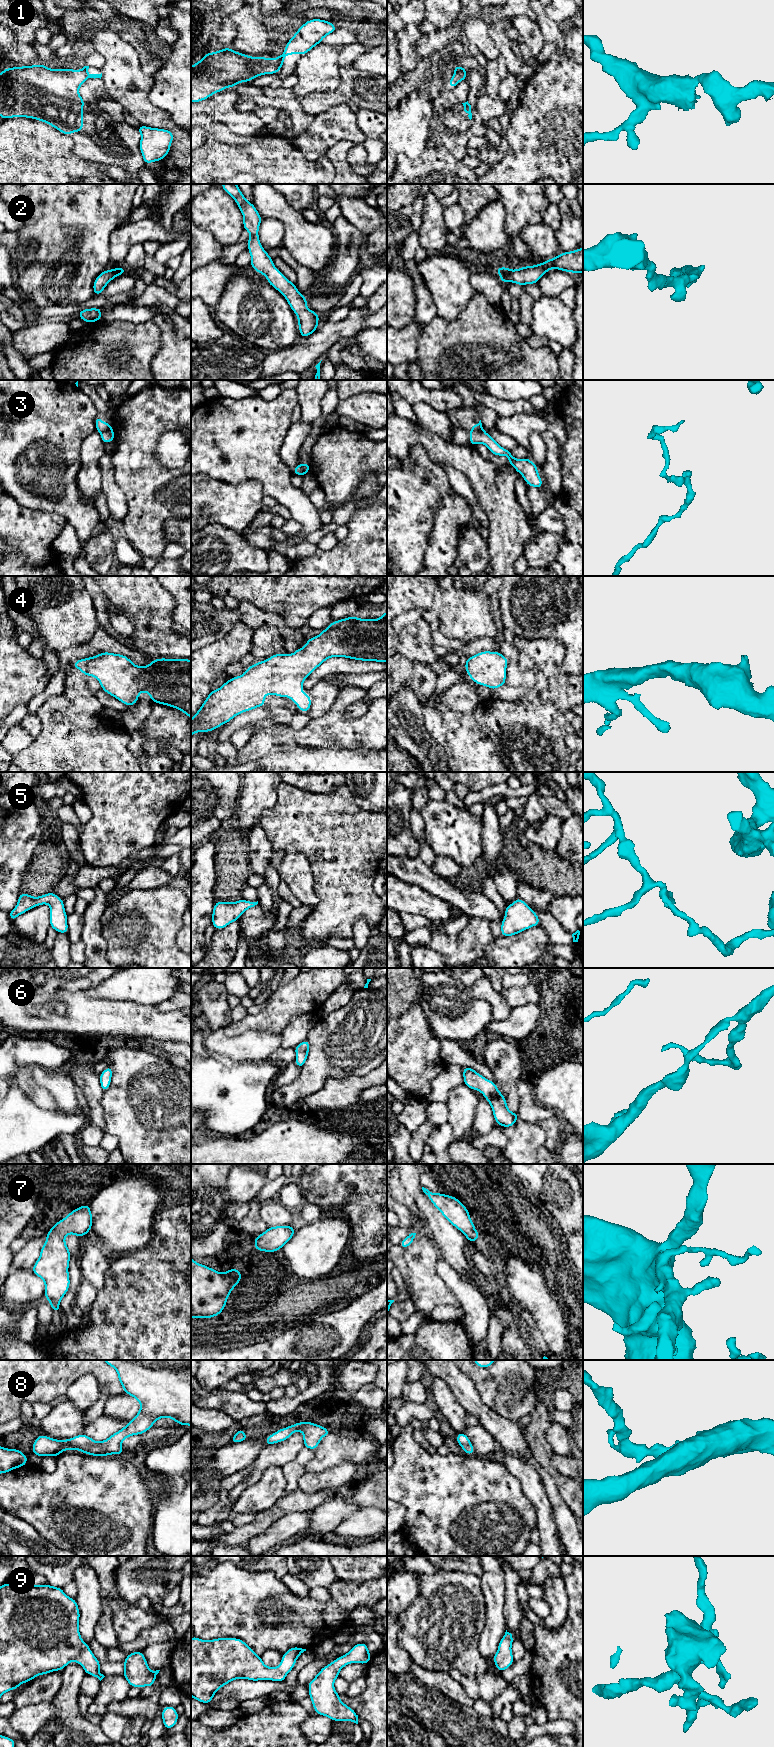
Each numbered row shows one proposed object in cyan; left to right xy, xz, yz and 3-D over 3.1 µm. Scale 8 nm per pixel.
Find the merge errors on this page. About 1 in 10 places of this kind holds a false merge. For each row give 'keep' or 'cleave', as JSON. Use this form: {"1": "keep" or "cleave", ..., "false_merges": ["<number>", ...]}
{"1": "cleave", "2": "keep", "3": "cleave", "4": "keep", "5": "keep", "6": "keep", "7": "keep", "8": "keep", "9": "keep", "false_merges": ["1", "3"]}

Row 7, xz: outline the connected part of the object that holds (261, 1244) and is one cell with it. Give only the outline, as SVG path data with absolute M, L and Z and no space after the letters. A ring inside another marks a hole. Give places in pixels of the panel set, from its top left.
M291 1225L268 1227L262 1234L254 1239L257 1251L276 1252L294 1236L295 1230Z

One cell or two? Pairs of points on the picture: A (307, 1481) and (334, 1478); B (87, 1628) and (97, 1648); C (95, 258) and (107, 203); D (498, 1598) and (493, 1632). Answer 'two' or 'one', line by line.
A: one
B: two
C: one
D: one

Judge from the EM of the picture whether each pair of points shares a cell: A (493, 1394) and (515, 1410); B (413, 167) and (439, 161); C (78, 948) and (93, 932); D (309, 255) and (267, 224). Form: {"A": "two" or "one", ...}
{"A": "one", "B": "one", "C": "two", "D": "two"}

